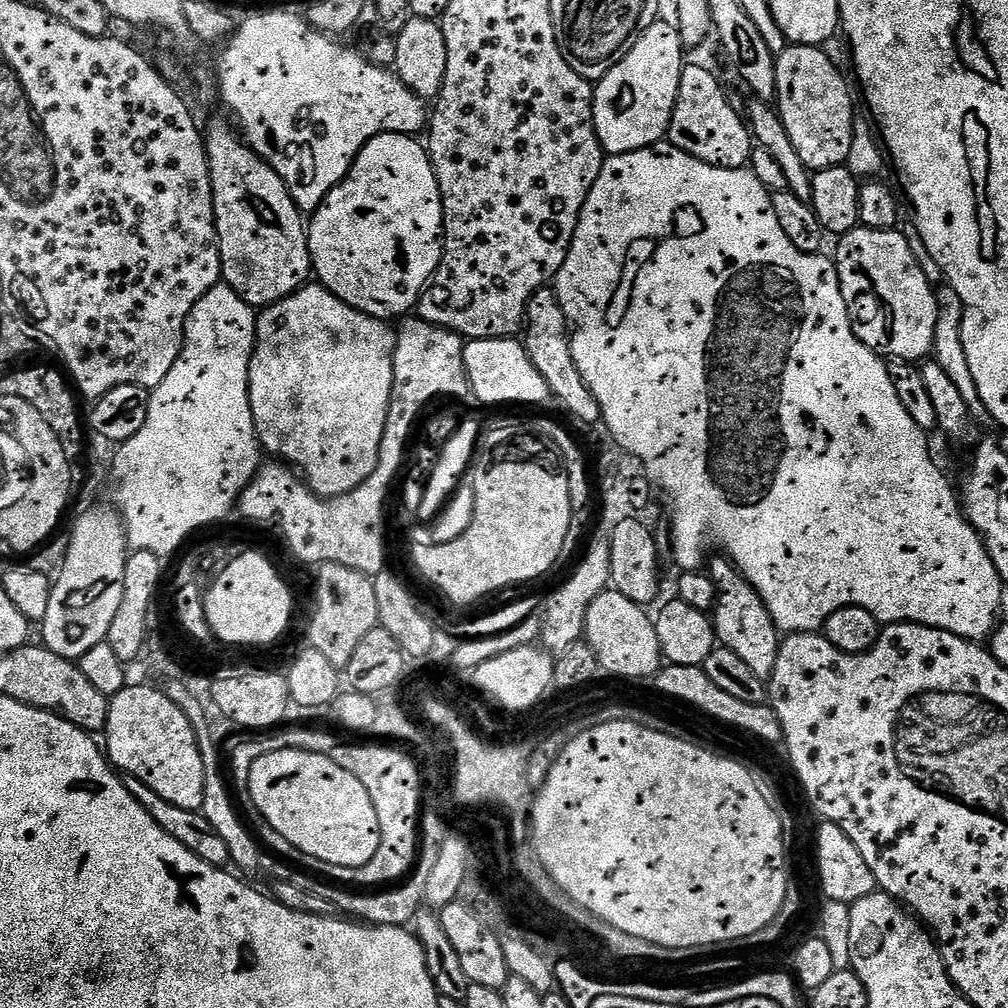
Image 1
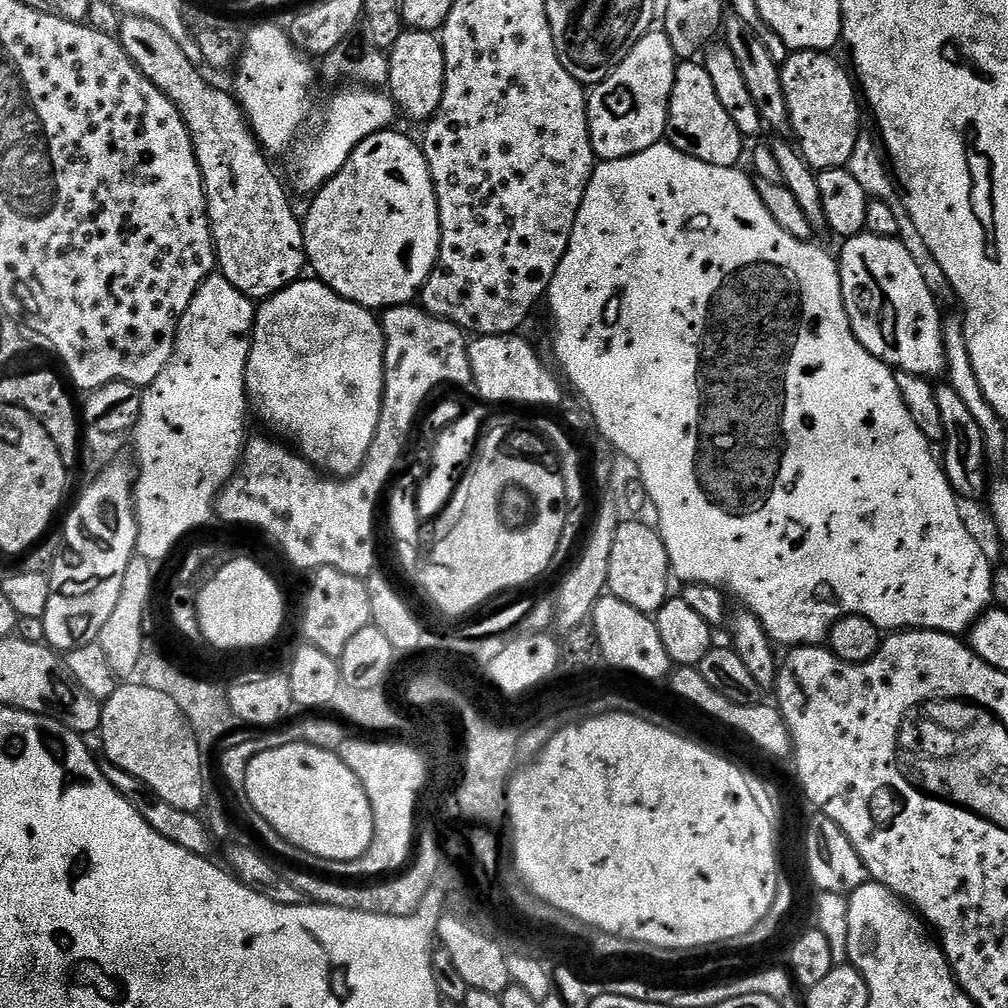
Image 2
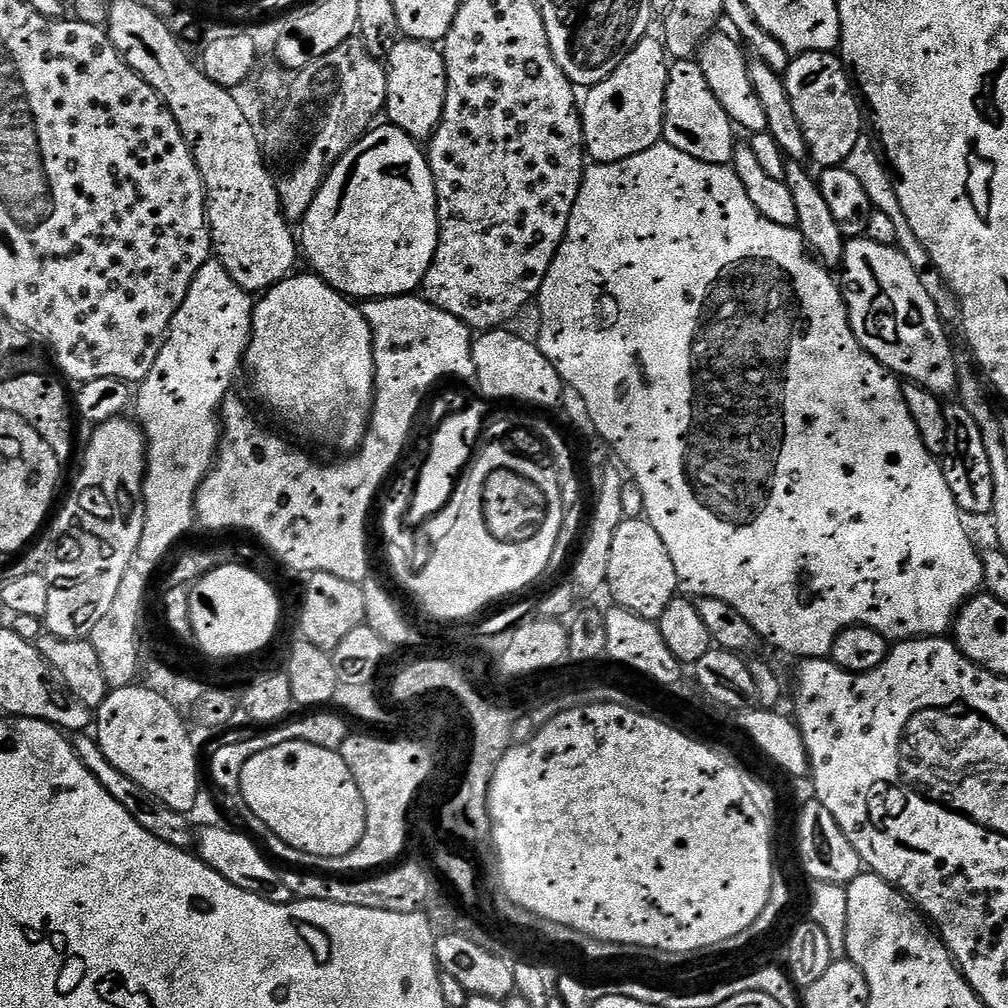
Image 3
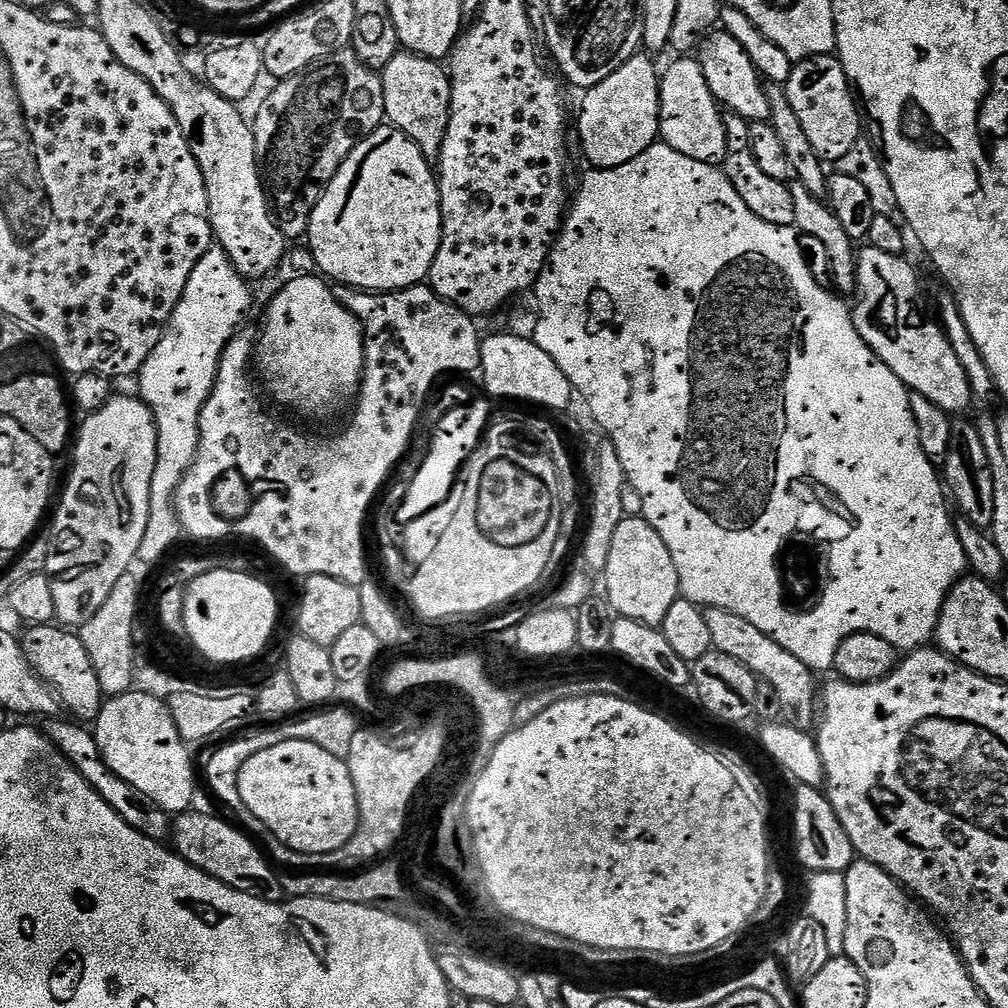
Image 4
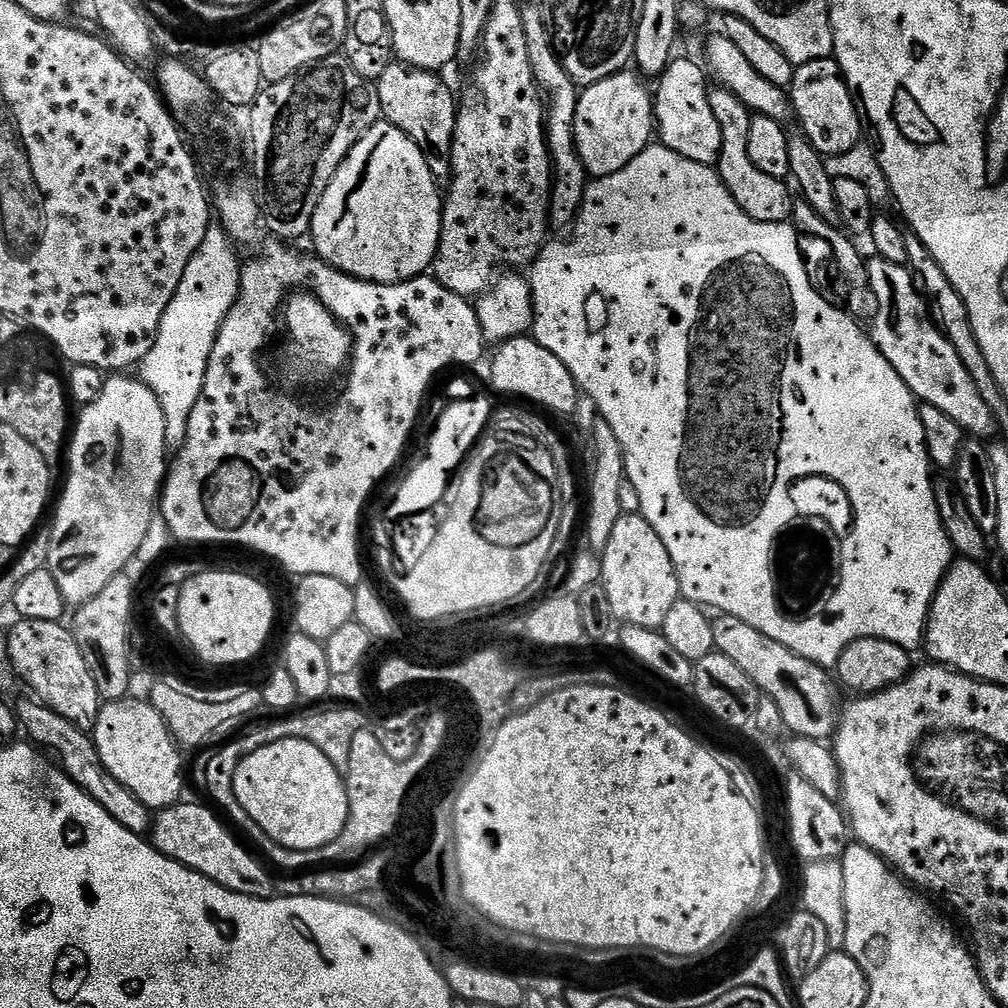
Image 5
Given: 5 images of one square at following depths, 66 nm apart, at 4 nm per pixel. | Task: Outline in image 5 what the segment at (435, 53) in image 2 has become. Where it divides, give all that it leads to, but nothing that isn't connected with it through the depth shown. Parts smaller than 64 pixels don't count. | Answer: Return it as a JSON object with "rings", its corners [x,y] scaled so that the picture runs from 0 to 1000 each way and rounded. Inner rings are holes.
{"rings":[[[391,62],[379,69],[377,78],[372,80],[375,89],[375,101],[377,102],[378,116],[384,122],[399,129],[419,149],[423,157],[423,165],[427,165],[427,173],[433,178],[434,184],[440,185],[448,177],[448,142],[450,141],[450,125],[452,124],[452,112],[454,110],[454,95],[447,91],[437,80],[438,76],[431,71],[424,71],[418,67],[409,67],[406,63]]]}

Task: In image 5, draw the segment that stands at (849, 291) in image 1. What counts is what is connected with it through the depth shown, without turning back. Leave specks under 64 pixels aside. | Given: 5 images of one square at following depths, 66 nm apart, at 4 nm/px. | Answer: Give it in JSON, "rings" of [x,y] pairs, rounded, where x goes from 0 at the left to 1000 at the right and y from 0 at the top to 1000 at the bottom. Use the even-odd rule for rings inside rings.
{"rings":[[[872,256],[862,257],[860,263],[861,285],[867,288],[867,293],[871,296],[871,310],[870,313],[863,318],[863,332],[865,338],[869,340],[870,347],[879,355],[879,359],[883,359],[887,367],[891,367],[895,379],[899,379],[899,383],[910,398],[935,407],[935,411],[938,411],[938,415],[942,415],[950,424],[955,425],[961,434],[977,435],[976,433],[982,432],[983,429],[987,430],[989,428],[988,416],[982,403],[974,399],[970,391],[970,383],[966,383],[962,371],[958,371],[958,363],[954,363],[954,355],[950,355],[946,343],[942,343],[937,330],[927,320],[922,303],[904,269],[896,262],[879,260]]]}

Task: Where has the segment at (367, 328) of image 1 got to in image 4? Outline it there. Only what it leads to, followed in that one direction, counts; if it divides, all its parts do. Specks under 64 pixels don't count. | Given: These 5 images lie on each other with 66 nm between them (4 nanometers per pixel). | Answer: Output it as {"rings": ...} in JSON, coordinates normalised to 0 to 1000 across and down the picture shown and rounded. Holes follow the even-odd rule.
{"rings":[[[316,273],[313,274],[294,274],[283,286],[275,288],[274,295],[267,300],[266,311],[262,313],[262,326],[258,329],[258,341],[256,337],[252,345],[252,361],[253,364],[258,364],[258,373],[262,376],[267,391],[276,400],[283,401],[284,404],[291,405],[294,409],[321,409],[324,405],[339,400],[340,397],[348,398],[356,390],[357,377],[361,373],[361,325],[355,319],[355,315],[351,315],[351,312],[347,312],[347,308],[334,296],[332,289],[328,285],[325,287],[326,283]]]}

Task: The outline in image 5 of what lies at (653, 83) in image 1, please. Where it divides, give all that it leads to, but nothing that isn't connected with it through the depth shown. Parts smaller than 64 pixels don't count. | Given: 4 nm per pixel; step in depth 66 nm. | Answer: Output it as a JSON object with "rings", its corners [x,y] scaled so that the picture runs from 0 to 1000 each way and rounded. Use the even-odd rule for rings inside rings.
{"rings":[[[620,69],[610,71],[605,77],[592,83],[584,83],[574,92],[572,115],[569,117],[569,133],[571,134],[572,153],[584,176],[604,175],[617,169],[617,165],[633,157],[633,153],[637,153],[637,149],[648,142],[649,95],[638,81],[640,82],[630,70]]]}

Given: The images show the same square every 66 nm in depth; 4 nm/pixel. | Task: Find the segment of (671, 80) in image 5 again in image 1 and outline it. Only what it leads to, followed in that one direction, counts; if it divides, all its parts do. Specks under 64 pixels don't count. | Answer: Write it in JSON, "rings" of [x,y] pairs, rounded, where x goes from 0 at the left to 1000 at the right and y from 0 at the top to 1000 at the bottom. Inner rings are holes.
{"rings":[[[680,63],[667,119],[663,123],[662,142],[709,167],[737,167],[746,158],[748,140],[739,116],[735,112],[734,115],[704,68]]]}

